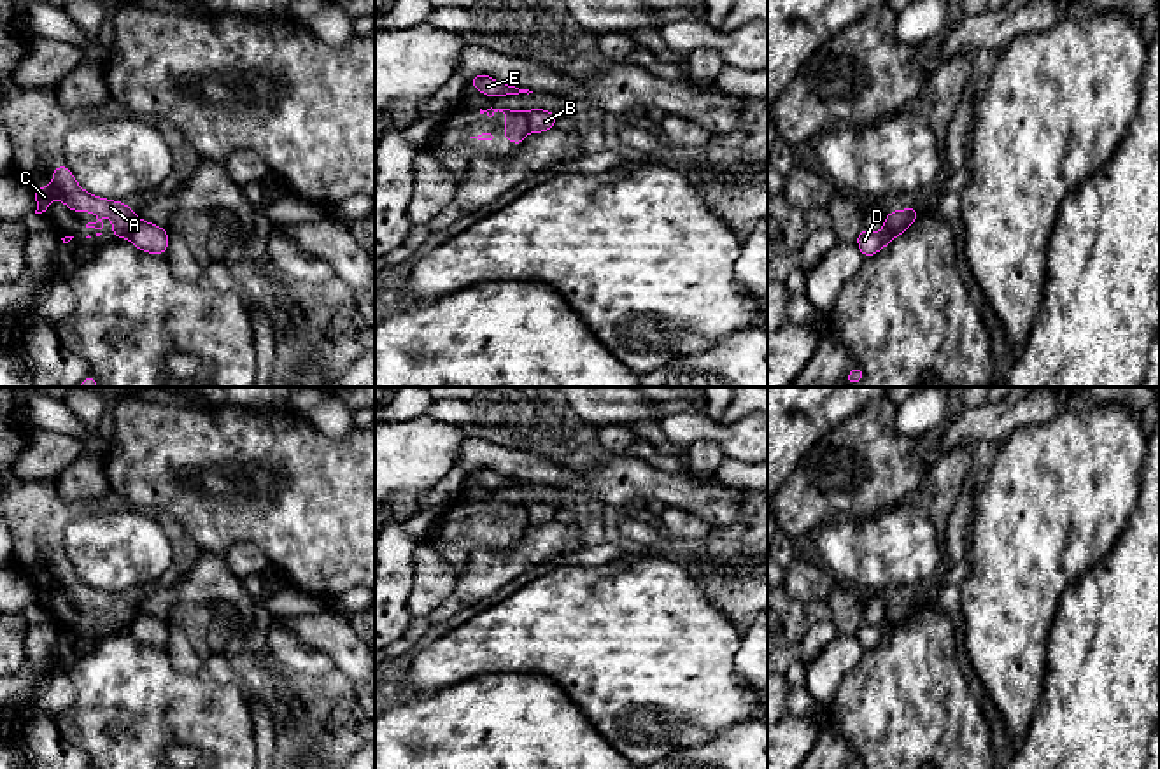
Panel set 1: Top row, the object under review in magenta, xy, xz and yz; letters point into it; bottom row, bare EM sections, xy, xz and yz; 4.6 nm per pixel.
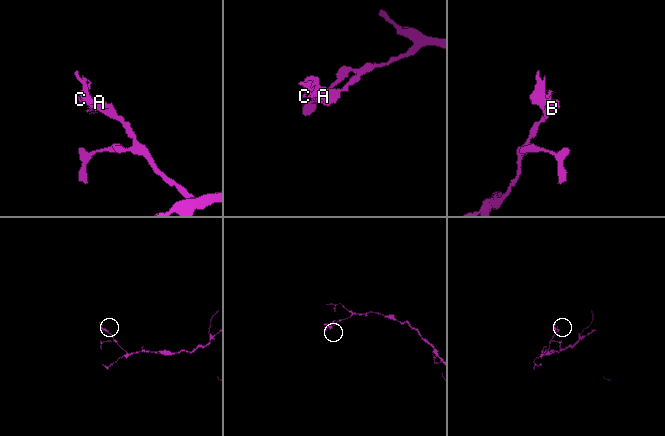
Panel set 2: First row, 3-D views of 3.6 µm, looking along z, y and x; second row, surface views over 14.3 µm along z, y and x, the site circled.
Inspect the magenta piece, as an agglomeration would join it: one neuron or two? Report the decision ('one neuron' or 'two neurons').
two neurons

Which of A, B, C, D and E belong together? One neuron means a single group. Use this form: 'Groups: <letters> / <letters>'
Groups: A C / B D E

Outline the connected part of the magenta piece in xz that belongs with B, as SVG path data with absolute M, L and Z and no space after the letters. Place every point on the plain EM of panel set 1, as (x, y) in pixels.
M529 501L526 503L529 513L529 524L543 526L555 520L557 506L545 503L545 501Z

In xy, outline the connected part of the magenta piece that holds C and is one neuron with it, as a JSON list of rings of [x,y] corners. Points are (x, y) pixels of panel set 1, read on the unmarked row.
[[[67,557],[56,559],[53,562],[51,578],[40,578],[33,583],[33,589],[37,594],[35,606],[46,604],[54,590],[61,592],[72,604],[96,604],[100,611],[86,617],[86,620],[95,620],[98,624],[96,629],[102,627],[102,610],[105,606],[114,610],[114,615],[110,617],[114,624],[109,627],[116,629],[117,632],[128,631],[133,620],[138,617],[137,604],[130,603],[124,594],[105,592],[86,585],[77,576]]]

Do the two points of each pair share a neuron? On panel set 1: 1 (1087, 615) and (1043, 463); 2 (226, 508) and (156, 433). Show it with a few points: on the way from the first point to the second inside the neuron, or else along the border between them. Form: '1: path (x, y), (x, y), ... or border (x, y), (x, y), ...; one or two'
1: border (1110, 554), (1089, 568), (1062, 594), (1055, 613); two
2: path (212, 489), (176, 452); one

